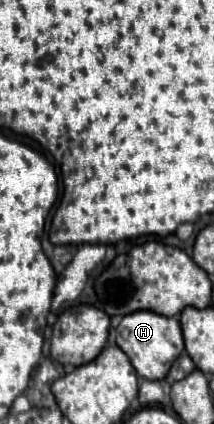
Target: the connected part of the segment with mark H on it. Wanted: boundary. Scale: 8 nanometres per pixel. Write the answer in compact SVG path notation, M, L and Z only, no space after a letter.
M147 310L131 312L121 320L117 326L117 346L127 354L137 374L147 380L163 380L175 358L185 350L179 320Z

